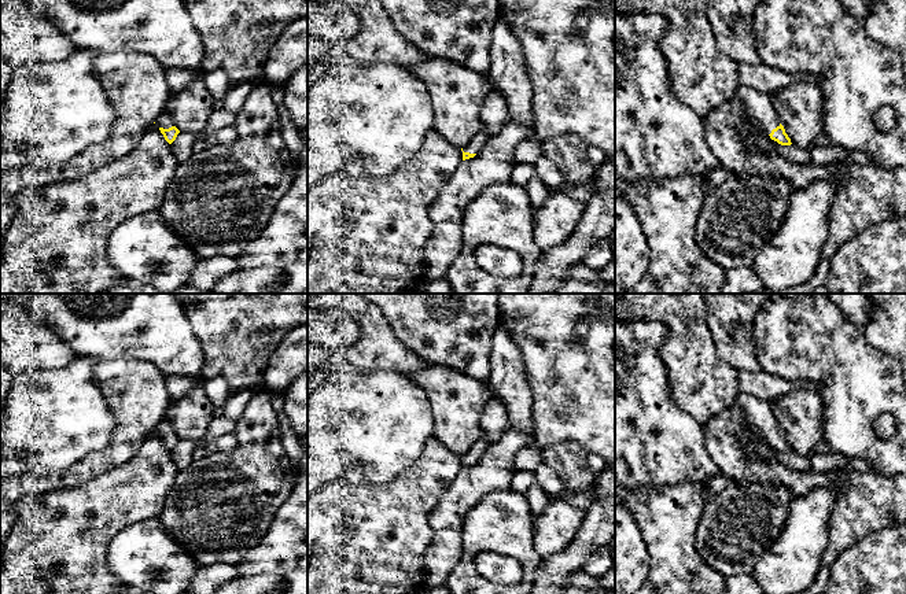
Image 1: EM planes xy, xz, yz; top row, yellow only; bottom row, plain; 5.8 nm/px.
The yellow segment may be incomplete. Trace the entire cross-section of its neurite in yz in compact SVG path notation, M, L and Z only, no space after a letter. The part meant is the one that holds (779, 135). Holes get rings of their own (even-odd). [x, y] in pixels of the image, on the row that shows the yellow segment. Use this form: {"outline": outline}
{"outline": "M740 85L733 97L743 103L747 117L760 123L771 140L781 145L792 144L776 115L771 97L767 93Z"}

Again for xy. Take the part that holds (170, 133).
{"outline": "M166 111L156 118L155 125L159 128L169 144L172 144L180 133L180 130L174 126L172 115Z"}

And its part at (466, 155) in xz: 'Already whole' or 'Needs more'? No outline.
Needs more

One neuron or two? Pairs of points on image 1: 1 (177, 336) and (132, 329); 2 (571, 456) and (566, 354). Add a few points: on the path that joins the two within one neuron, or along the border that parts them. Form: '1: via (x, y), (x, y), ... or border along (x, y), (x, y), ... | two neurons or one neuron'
1: via (166, 336), (143, 335) | one neuron
2: border along (542, 447), (563, 441), (577, 441), (588, 453) | two neurons

